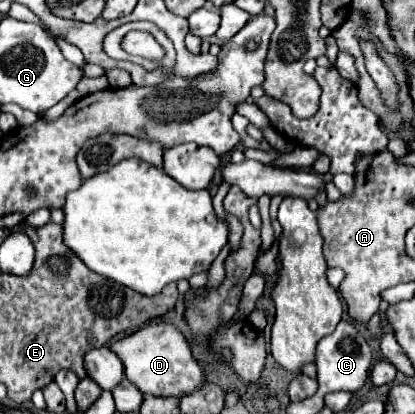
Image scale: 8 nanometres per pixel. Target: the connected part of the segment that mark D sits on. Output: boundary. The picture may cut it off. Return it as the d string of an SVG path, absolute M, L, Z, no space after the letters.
M173 324L143 326L135 334L115 342L111 348L123 360L125 376L141 392L151 396L177 396L181 392L193 392L203 378L203 370L193 358L189 342Z

